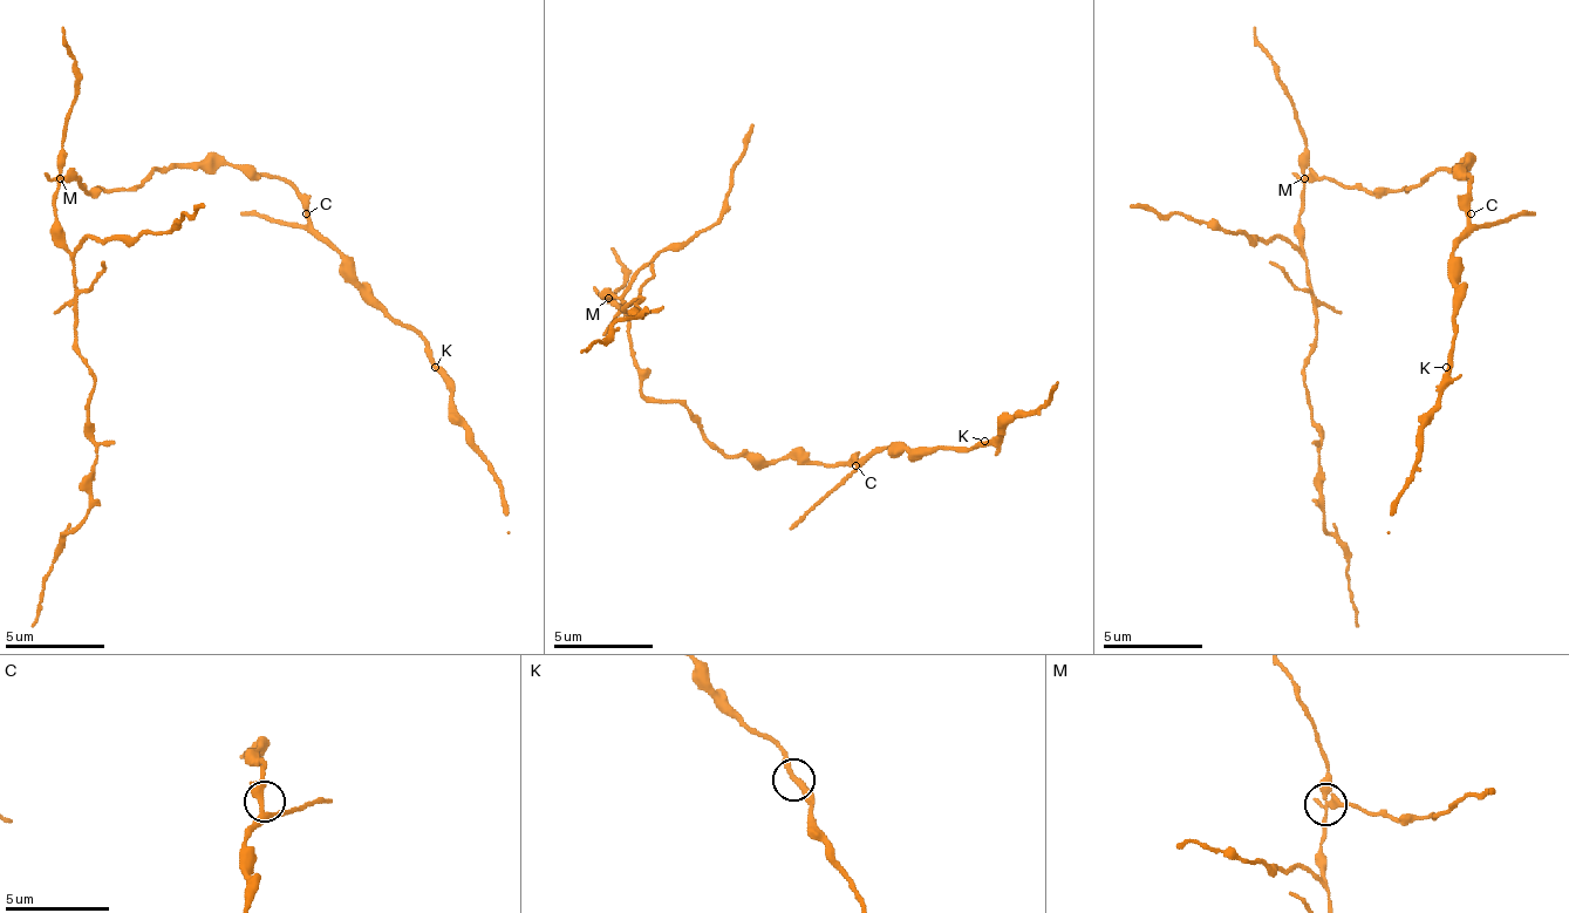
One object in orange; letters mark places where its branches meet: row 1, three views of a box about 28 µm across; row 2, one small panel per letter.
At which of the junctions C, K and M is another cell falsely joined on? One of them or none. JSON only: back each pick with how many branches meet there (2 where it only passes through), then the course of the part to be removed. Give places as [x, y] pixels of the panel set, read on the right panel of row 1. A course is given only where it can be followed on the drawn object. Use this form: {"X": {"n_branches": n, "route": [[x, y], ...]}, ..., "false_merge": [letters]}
{"M": {"n_branches": 3, "route": [[1303, 179], [1297, 244], [1317, 347], [1303, 377], [1317, 506], [1348, 560], [1357, 625]]}, "false_merge": ["M"]}

